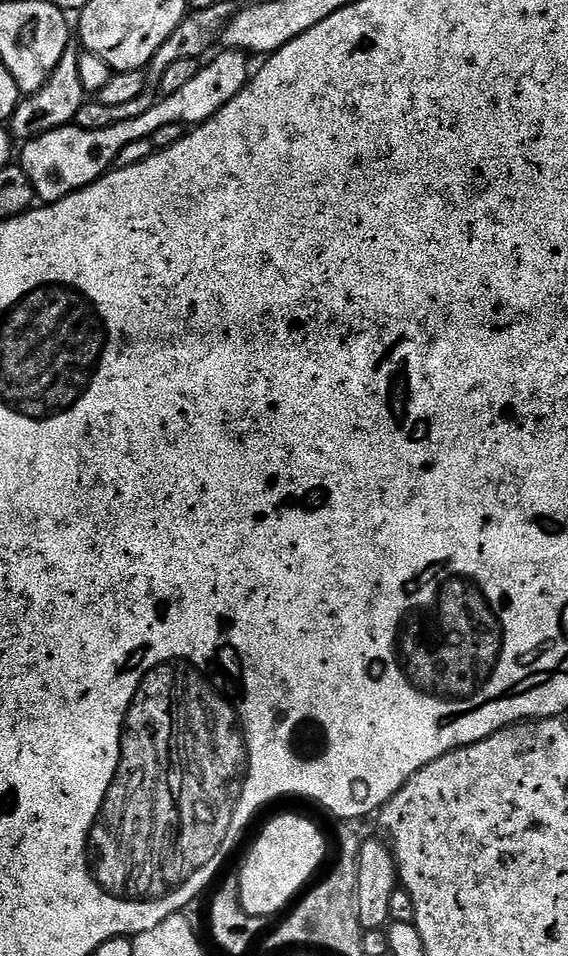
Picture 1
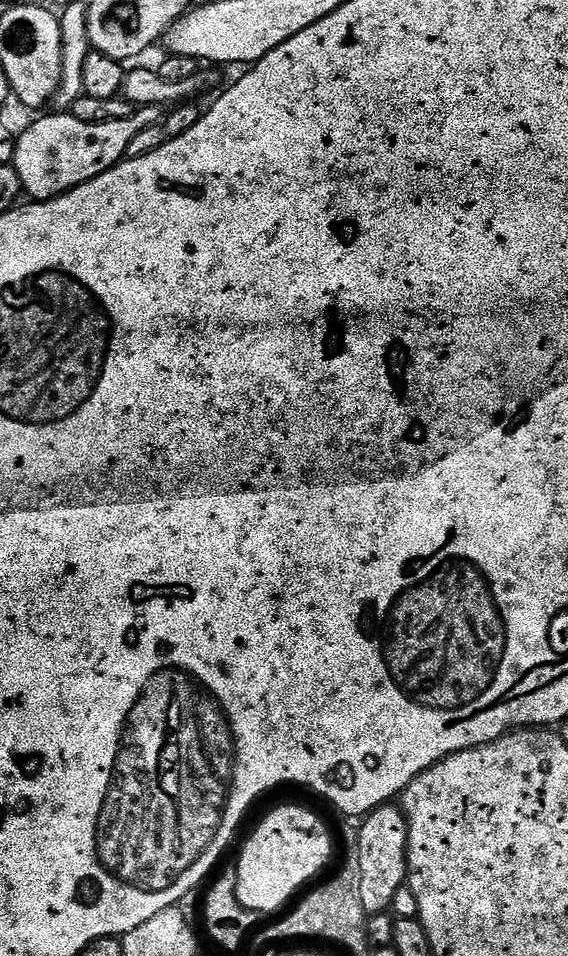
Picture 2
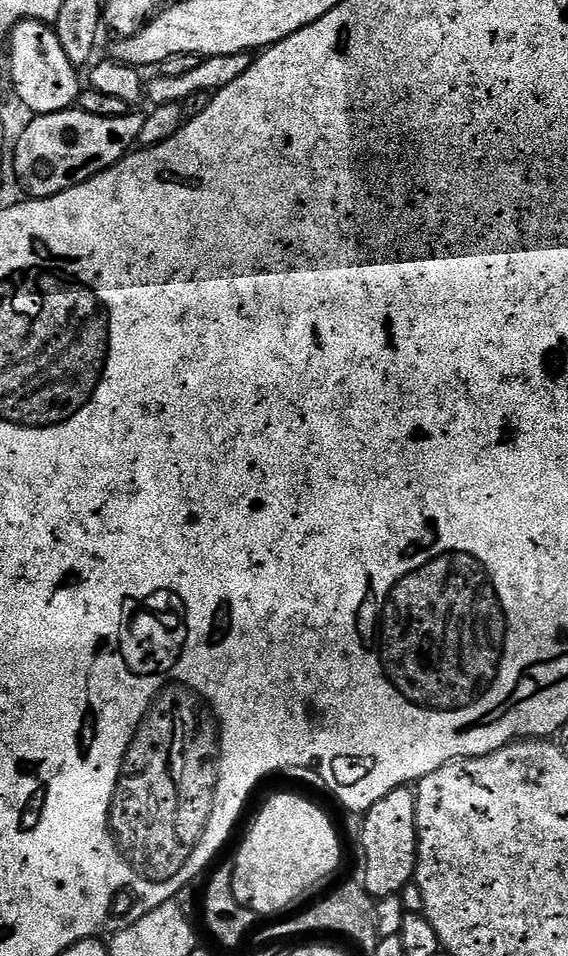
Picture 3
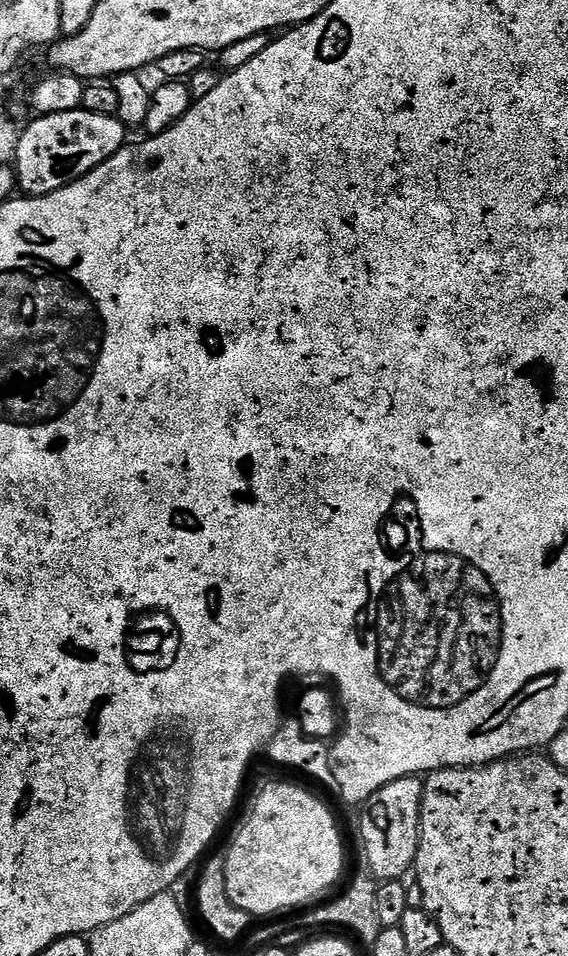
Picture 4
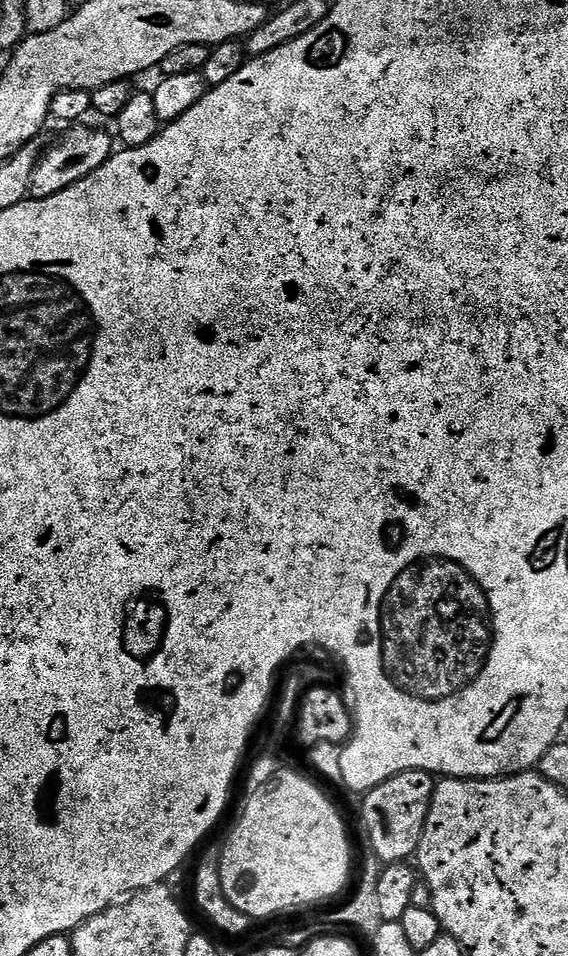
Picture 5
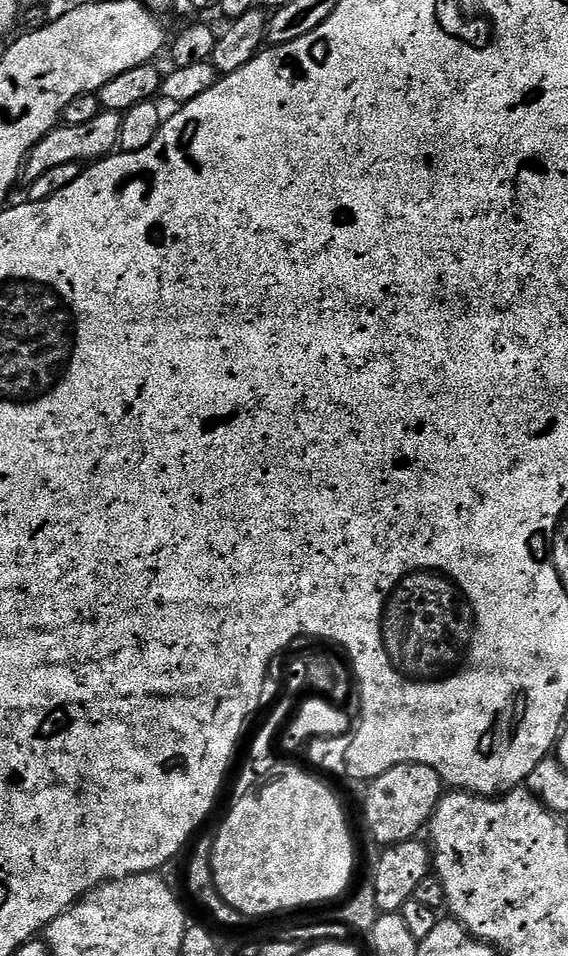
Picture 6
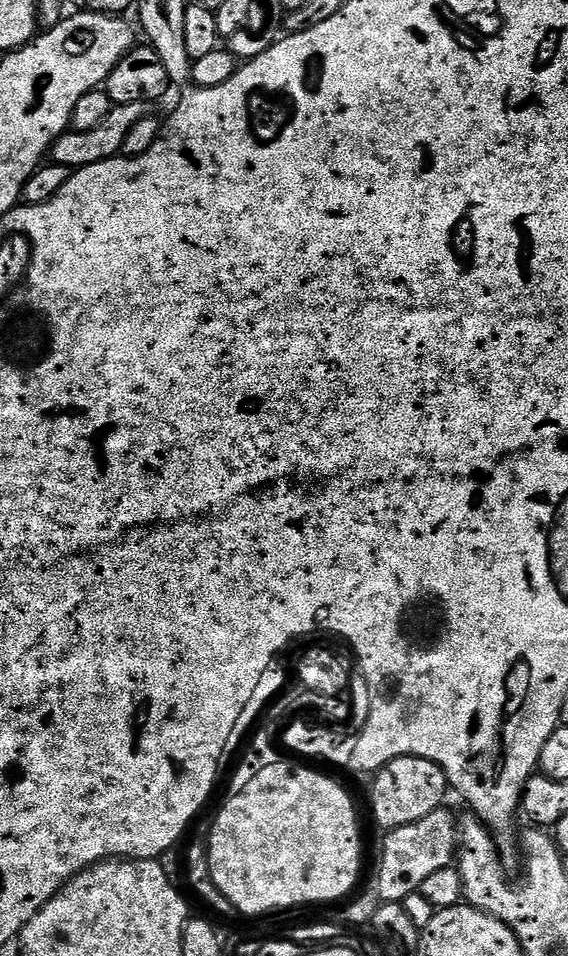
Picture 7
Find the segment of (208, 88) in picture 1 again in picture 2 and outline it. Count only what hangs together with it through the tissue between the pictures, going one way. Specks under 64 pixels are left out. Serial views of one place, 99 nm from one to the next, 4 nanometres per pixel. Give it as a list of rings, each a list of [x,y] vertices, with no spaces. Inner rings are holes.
[[[159,107],[136,108],[131,116],[110,122],[78,122],[71,114],[52,114],[36,120],[16,138],[16,153],[12,159],[20,179],[21,189],[28,192],[33,201],[52,200],[63,196],[72,188],[90,182],[98,174],[110,170],[128,156],[134,134],[142,134],[152,124],[160,124]]]

